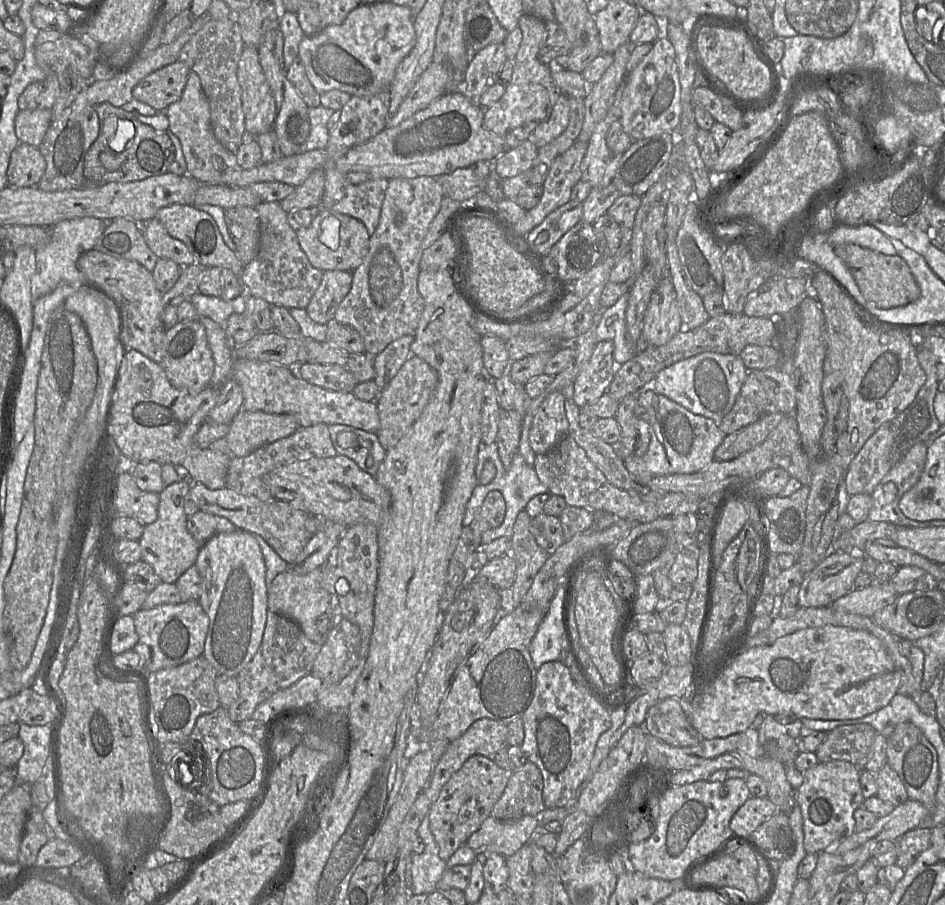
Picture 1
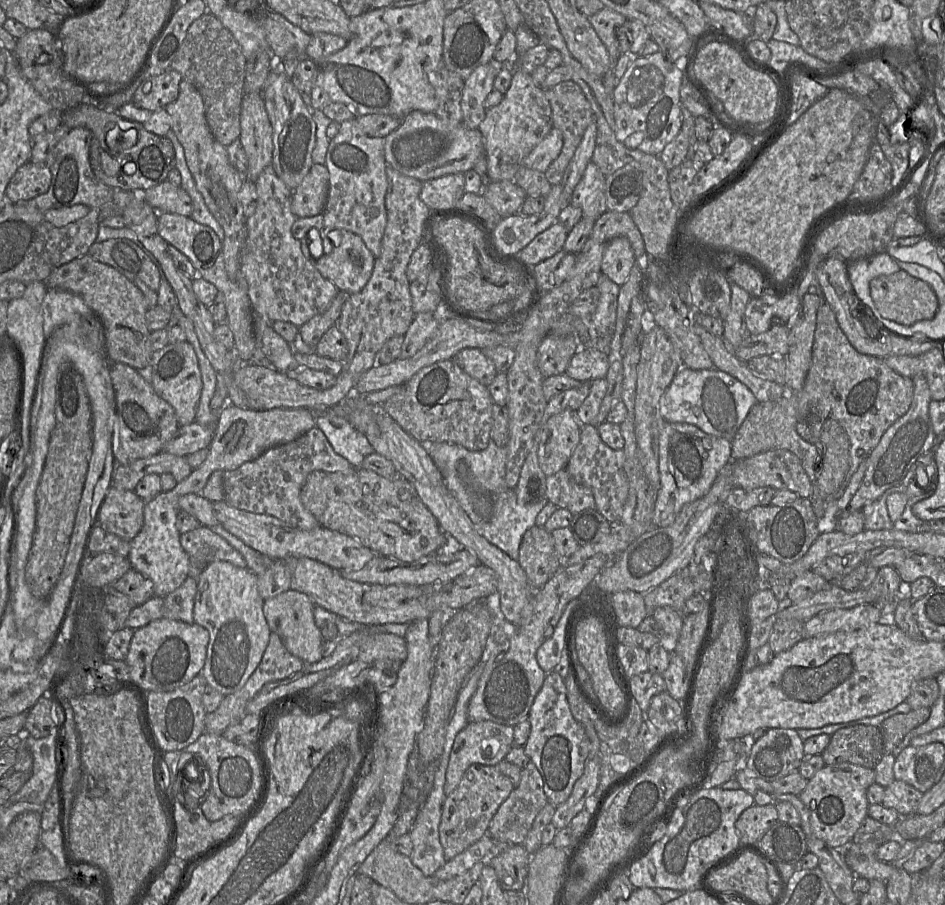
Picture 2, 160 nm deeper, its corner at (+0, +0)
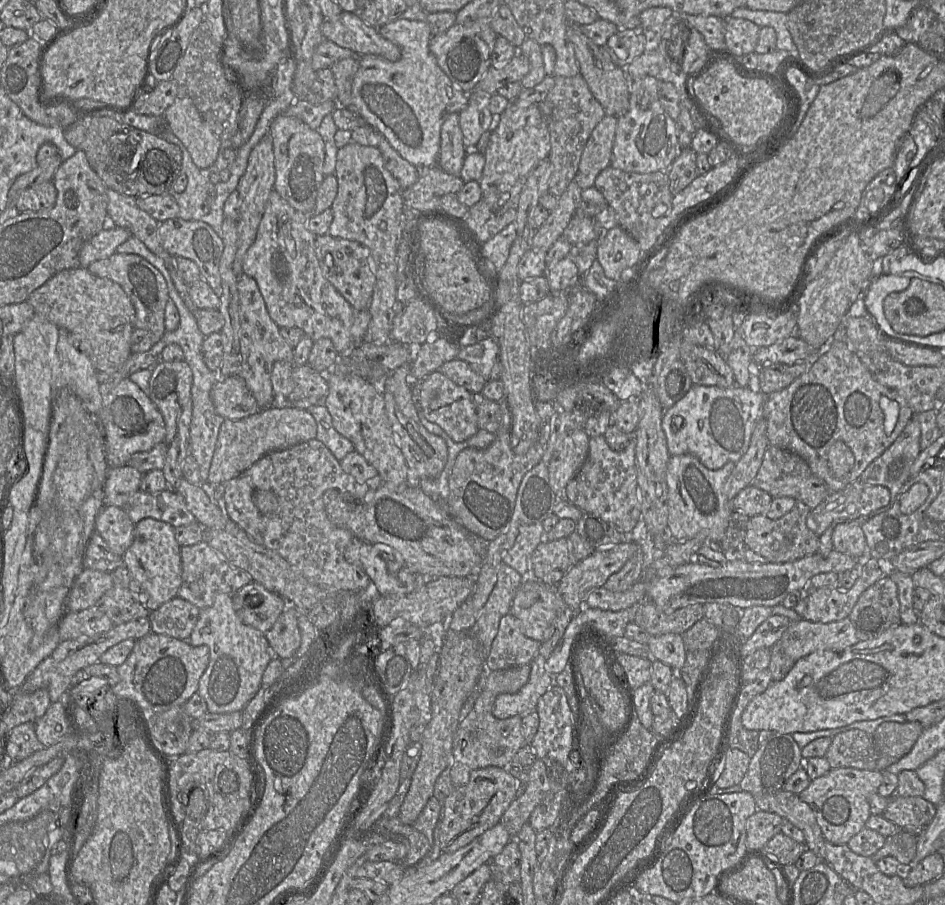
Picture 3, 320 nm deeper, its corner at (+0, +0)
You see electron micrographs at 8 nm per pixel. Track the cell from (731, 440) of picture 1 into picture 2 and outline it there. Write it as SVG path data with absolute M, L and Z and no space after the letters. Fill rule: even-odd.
M824 302L820 305L820 307L817 310L814 344L812 347L812 363L807 373L803 388L799 392L787 392L786 389L785 395L780 399L775 401L757 403L751 408L747 417L745 418L736 435L731 441L731 461L746 459L759 453L763 453L773 449L788 450L799 458L811 483L812 480L816 481L815 477L818 477L820 501L828 501L828 503L832 502L835 492L838 491L848 470L849 473L847 478L849 478L850 481L851 476L858 469L862 460L867 459L870 453L876 448L886 430L909 410L910 405L912 403L913 394L914 383L912 378L902 376L894 370L892 370L889 366L887 366L887 364L884 361L884 358L862 354L851 345L848 338L840 328L836 316L833 310L831 309L830 305L827 302ZM798 423L805 423L808 426L810 430L809 439L803 439L797 432Z

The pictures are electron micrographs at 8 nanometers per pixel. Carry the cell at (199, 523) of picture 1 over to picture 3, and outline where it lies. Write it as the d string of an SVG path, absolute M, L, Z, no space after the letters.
M204 540L192 546L182 546L180 552L182 584L177 596L194 604L199 609L212 606L218 594L232 595L253 581L249 573L230 565Z

